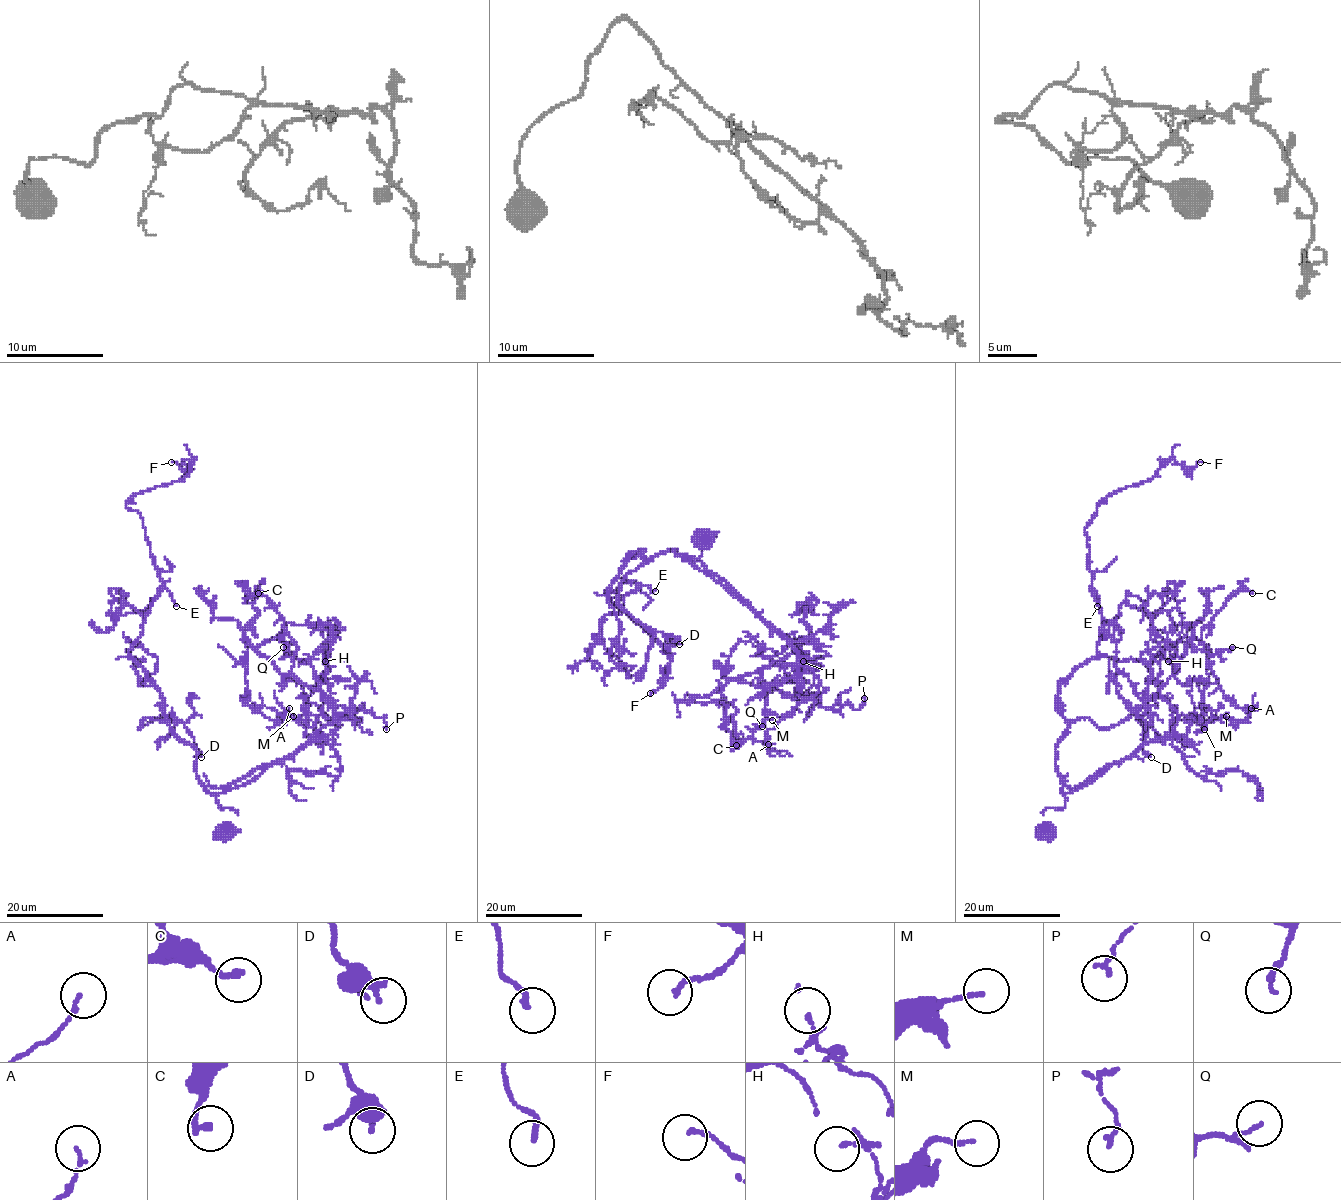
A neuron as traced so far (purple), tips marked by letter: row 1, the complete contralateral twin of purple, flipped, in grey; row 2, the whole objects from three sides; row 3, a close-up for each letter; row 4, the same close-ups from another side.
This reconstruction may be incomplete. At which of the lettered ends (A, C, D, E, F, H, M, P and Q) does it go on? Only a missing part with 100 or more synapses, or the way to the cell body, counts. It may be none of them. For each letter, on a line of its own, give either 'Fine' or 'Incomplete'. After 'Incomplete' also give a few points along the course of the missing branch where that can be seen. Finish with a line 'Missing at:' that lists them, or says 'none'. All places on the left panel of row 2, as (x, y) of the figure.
A: Fine
C: Fine
D: Fine
E: Fine
F: Fine
H: Fine
M: Fine
P: Fine
Q: Fine
Missing at: none

